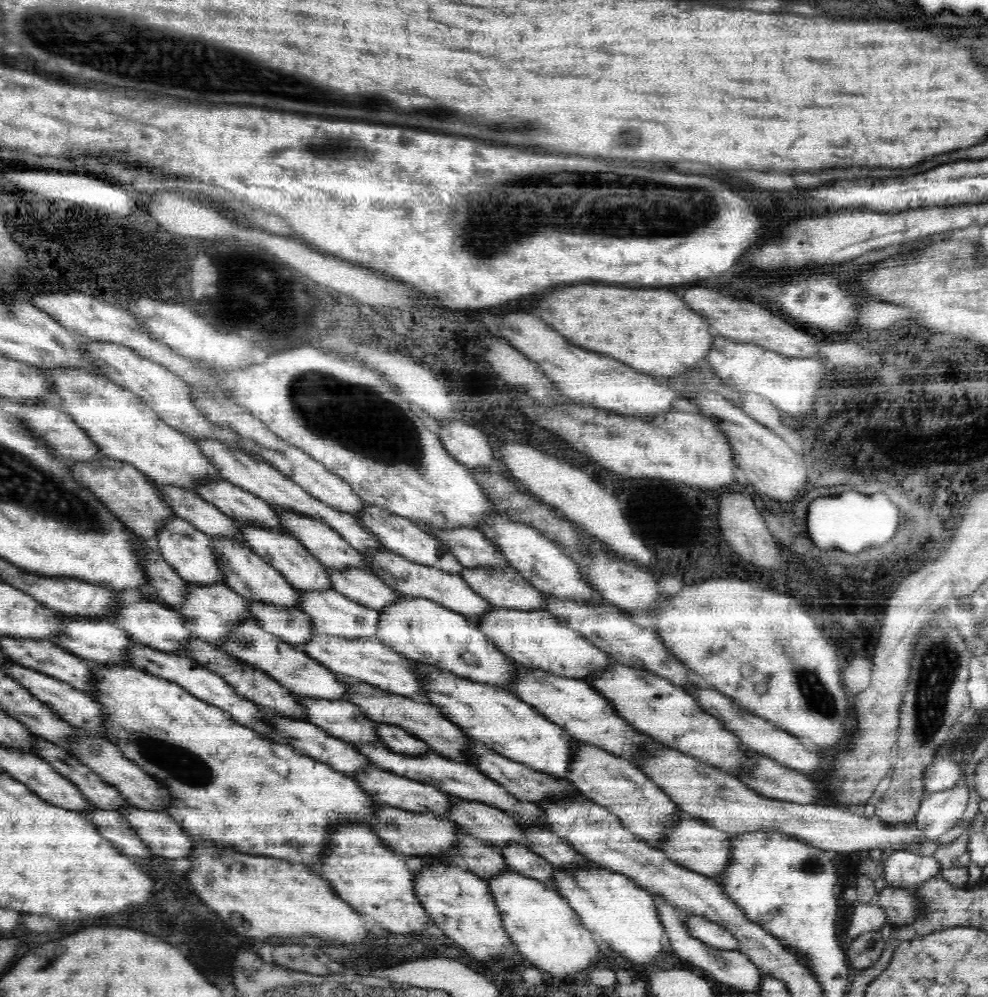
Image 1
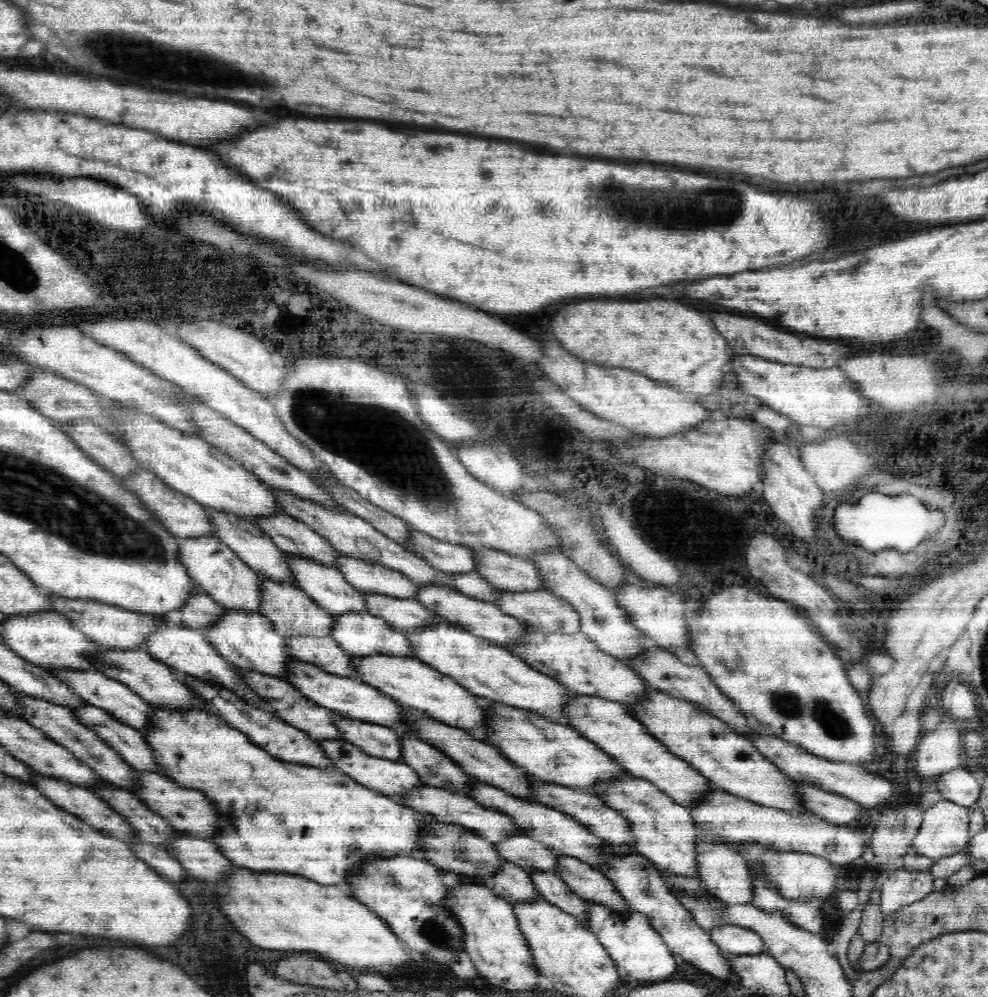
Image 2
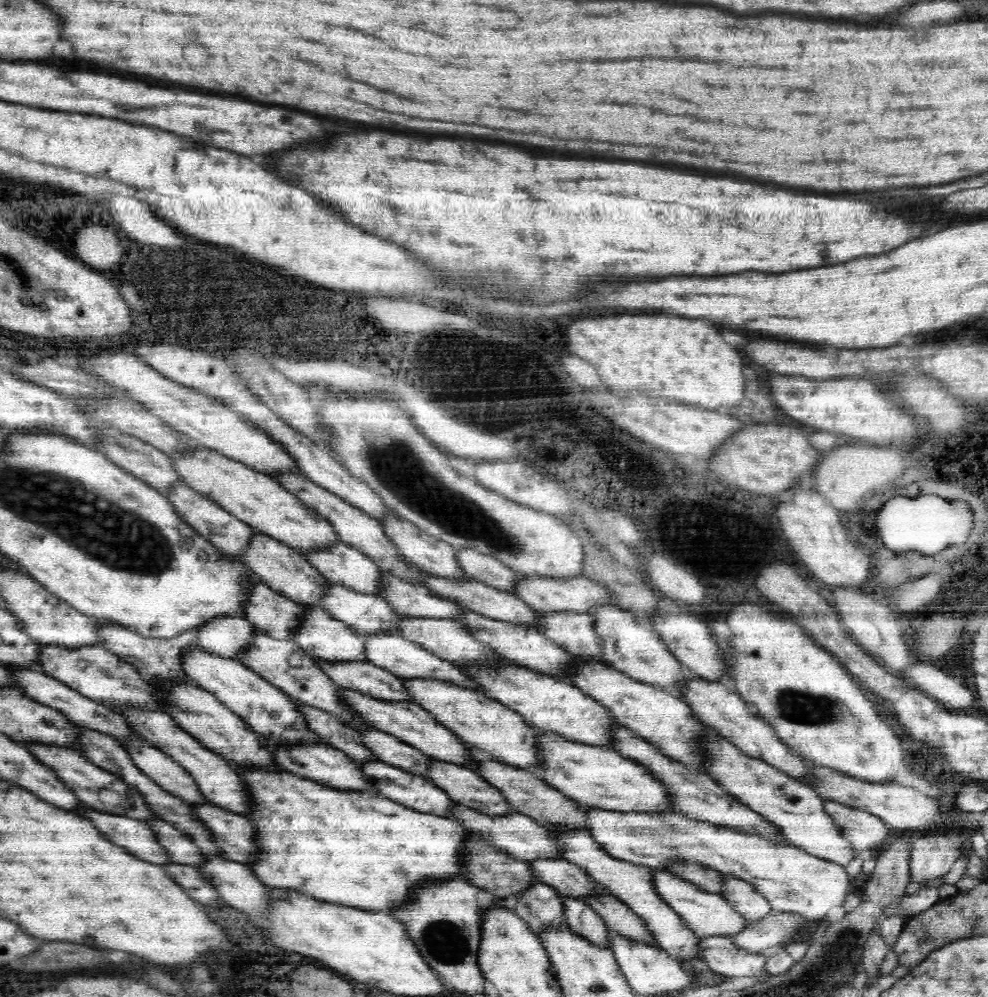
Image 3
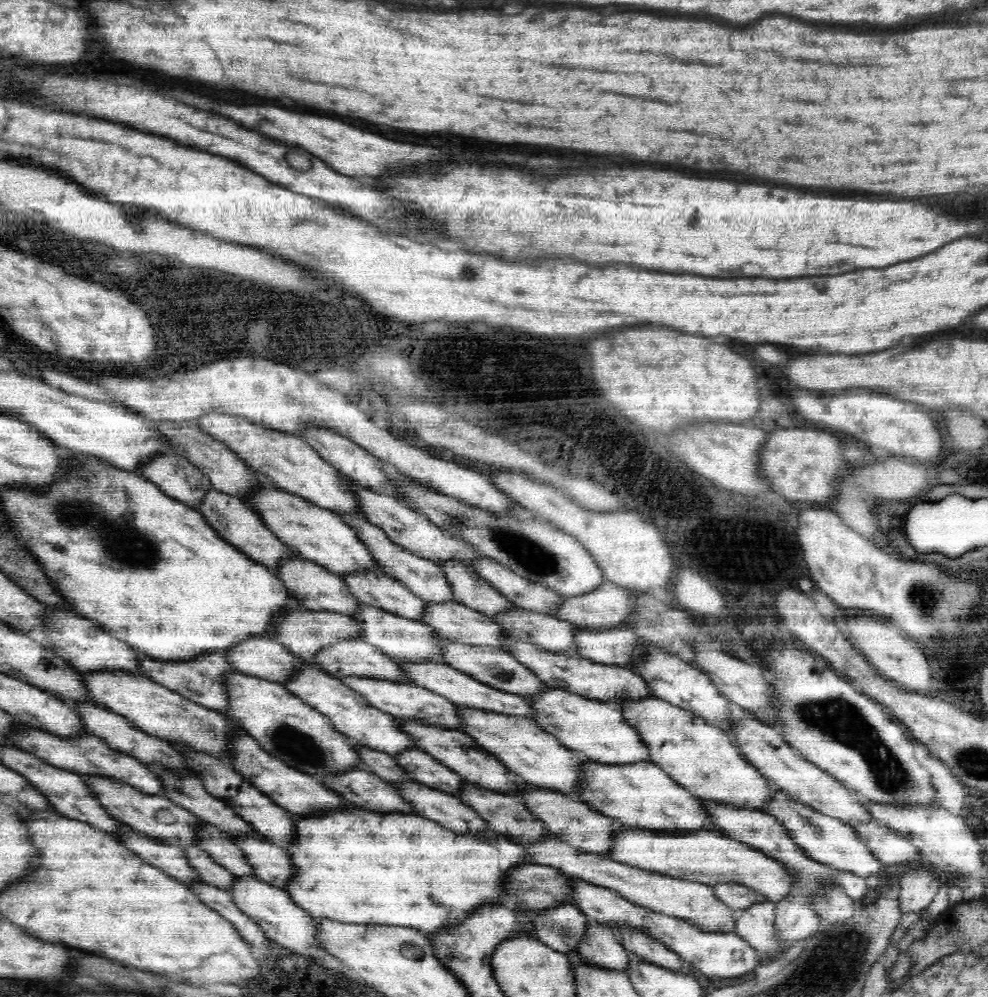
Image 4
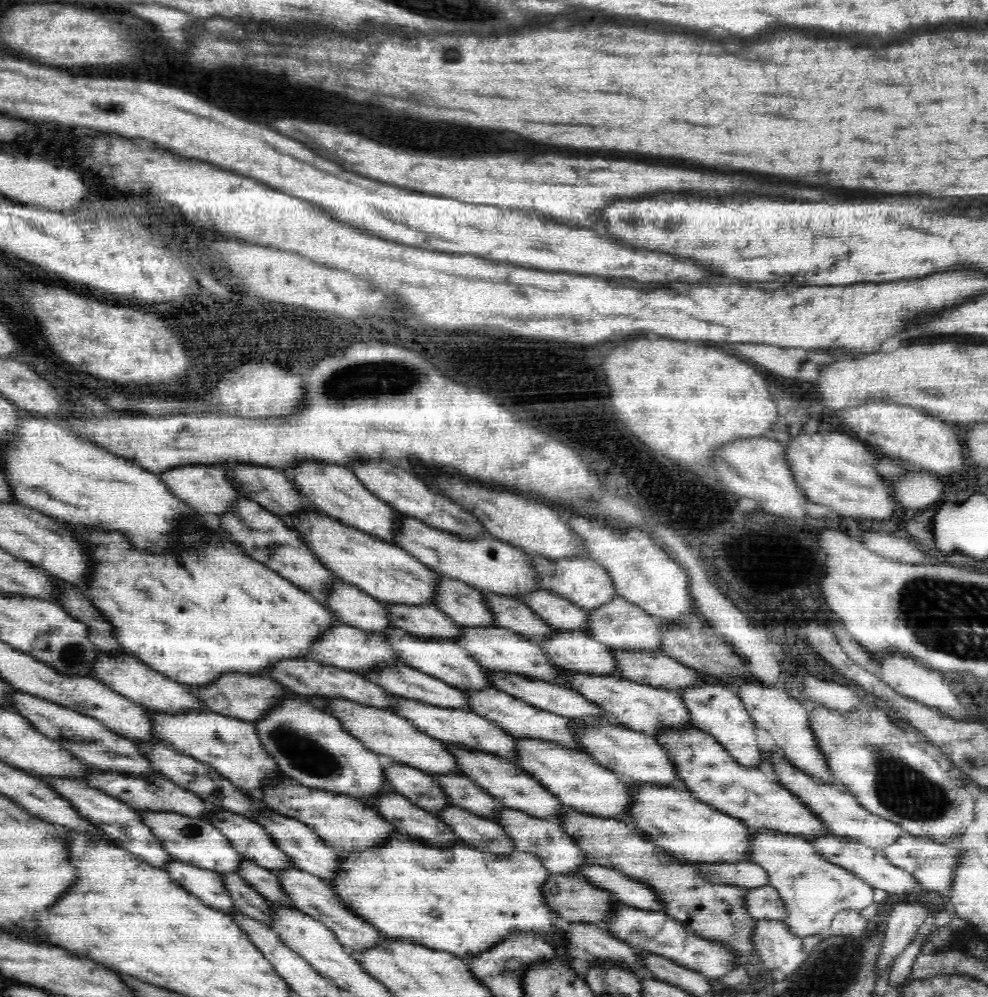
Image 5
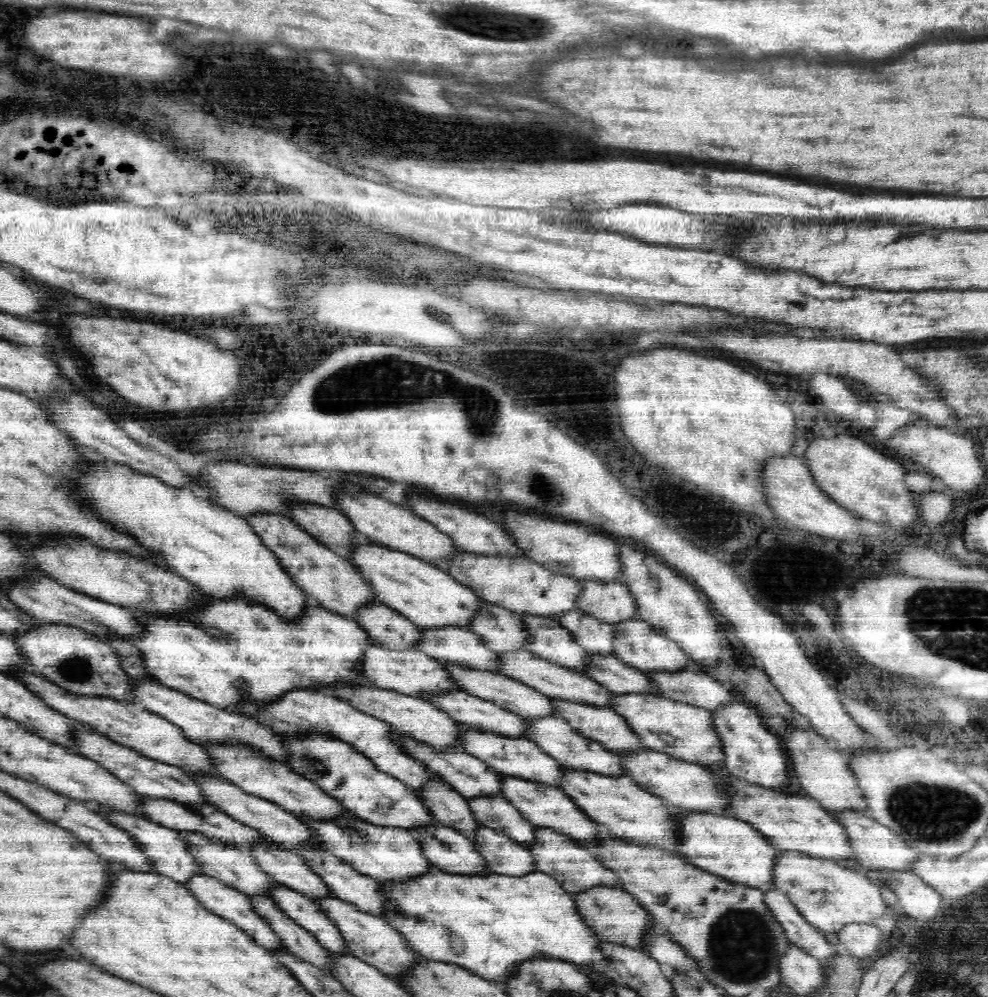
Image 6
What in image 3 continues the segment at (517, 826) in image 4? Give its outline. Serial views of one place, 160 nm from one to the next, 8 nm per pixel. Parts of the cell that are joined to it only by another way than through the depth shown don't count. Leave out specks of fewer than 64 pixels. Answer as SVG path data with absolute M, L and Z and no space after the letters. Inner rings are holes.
M431 757L428 763L427 780L446 791L454 802L482 814L502 816L512 812L500 790L486 782L476 770Z

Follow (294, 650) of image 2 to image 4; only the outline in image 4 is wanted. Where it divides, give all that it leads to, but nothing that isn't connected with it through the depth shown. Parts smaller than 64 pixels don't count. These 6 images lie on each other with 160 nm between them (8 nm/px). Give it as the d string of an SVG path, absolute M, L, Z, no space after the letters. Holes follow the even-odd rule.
M344 676L341 681L361 694L371 706L382 710L395 718L404 720L423 720L430 726L438 726L444 729L462 731L463 719L456 711L456 705L445 696L436 694L427 688L416 684L396 684L389 680L376 680L375 678L360 678L359 676Z

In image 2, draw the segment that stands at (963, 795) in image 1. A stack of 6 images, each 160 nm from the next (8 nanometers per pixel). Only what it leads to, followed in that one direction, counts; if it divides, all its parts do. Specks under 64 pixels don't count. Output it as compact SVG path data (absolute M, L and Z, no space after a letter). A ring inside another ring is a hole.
M938 801L927 810L923 811L923 820L920 830L913 840L914 854L916 856L928 856L933 861L946 856L960 854L971 839L968 835L968 823L970 822L972 808L960 806L950 801Z

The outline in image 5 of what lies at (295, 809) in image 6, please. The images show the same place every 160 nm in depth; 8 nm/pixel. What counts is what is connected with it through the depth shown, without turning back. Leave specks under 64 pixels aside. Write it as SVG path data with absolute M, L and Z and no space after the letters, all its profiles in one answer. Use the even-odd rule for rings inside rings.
M148 711L152 717L154 736L172 745L184 755L190 755L210 765L242 790L260 790L282 773L274 757L270 757L256 733L255 724L211 711L191 711L180 714L162 714Z

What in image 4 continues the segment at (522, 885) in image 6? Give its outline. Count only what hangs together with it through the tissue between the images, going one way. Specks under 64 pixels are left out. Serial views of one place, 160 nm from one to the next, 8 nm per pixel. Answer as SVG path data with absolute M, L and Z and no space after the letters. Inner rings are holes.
M355 805L352 808L338 808L338 810L330 810L330 812L320 812L320 814L310 814L316 818L294 818L294 847L288 851L290 861L296 869L296 874L292 876L292 880L288 882L286 891L292 901L304 910L308 911L313 917L329 918L329 920L337 920L338 922L351 922L352 924L378 924L386 926L406 926L423 932L428 937L438 934L438 930L444 928L452 928L458 926L458 922L462 922L468 913L486 906L486 904L508 904L511 905L511 896L504 893L504 882L509 873L526 862L526 849L523 846L510 842L509 839L492 830L489 826L482 832L470 832L470 834L458 834L452 830L448 830L439 822L424 818L418 814L386 814L376 810L362 810Z

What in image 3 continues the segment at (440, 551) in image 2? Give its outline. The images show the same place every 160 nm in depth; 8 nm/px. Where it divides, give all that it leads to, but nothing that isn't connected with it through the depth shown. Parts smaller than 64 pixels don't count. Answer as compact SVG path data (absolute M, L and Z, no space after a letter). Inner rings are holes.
M456 549L456 559L468 578L475 579L496 590L512 593L519 584L519 578L514 570L504 566L492 555L480 554L480 550Z

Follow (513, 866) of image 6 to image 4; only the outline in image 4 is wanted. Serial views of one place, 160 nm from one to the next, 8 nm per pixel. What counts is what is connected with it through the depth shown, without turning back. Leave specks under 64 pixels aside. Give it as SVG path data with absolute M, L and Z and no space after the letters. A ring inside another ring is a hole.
M412 779L398 784L400 797L414 807L414 812L424 818L439 822L458 834L482 832L487 822L470 806L454 795L423 785Z

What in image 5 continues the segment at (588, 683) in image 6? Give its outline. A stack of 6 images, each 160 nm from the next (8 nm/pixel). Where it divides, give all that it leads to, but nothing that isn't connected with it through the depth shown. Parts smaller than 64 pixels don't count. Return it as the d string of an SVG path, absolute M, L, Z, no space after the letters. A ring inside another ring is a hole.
M460 626L460 629L462 629L462 636L458 636L459 642L456 645L466 650L471 658L474 658L487 670L521 674L534 680L543 680L568 688L568 677L564 675L564 671L558 665L551 664L538 645L528 641L519 633L498 626L492 626L492 628L465 628L465 626Z

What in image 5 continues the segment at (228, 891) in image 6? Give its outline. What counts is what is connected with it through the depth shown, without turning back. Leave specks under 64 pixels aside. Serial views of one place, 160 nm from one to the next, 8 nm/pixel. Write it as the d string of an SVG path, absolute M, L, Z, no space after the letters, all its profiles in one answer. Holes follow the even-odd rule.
M174 857L164 869L182 888L201 898L206 906L214 907L229 915L238 911L234 901L230 899L230 893L226 892L226 885L222 881L224 877L220 877L217 872L198 868Z

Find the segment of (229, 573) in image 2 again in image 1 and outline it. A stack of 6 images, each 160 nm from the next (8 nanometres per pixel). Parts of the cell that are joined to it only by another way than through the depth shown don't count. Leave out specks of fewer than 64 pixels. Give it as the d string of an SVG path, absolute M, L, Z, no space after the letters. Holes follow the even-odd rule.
M178 516L168 518L162 532L156 536L154 546L162 553L164 560L174 568L174 571L186 582L198 587L226 585L221 572L212 537L194 525Z

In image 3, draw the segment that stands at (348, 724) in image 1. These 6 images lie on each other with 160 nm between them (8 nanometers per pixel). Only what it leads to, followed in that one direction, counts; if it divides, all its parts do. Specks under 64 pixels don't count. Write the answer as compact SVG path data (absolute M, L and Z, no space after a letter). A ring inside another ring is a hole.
M372 728L362 734L362 741L378 760L409 771L410 774L422 777L428 774L428 757L394 735Z

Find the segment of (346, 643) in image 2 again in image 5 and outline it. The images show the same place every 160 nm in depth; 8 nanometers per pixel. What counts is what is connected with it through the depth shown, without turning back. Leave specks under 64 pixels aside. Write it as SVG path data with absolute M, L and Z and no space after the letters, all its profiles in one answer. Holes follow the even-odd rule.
M486 688L483 691L460 689L460 691L468 697L468 703L471 704L471 712L496 724L500 729L516 739L542 739L548 742L557 742L560 746L565 746L566 748L583 751L582 747L578 745L575 730L570 728L565 716L536 708L496 688Z

